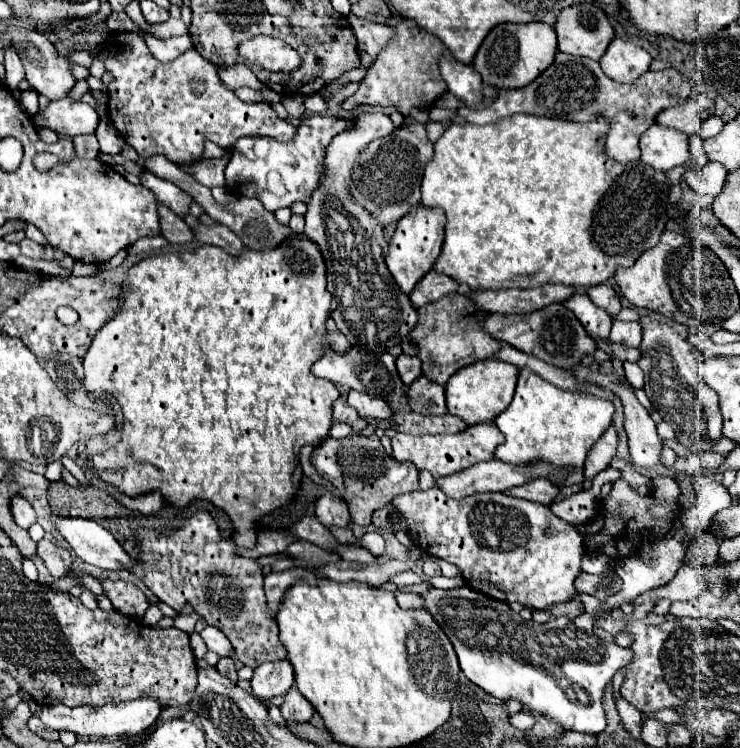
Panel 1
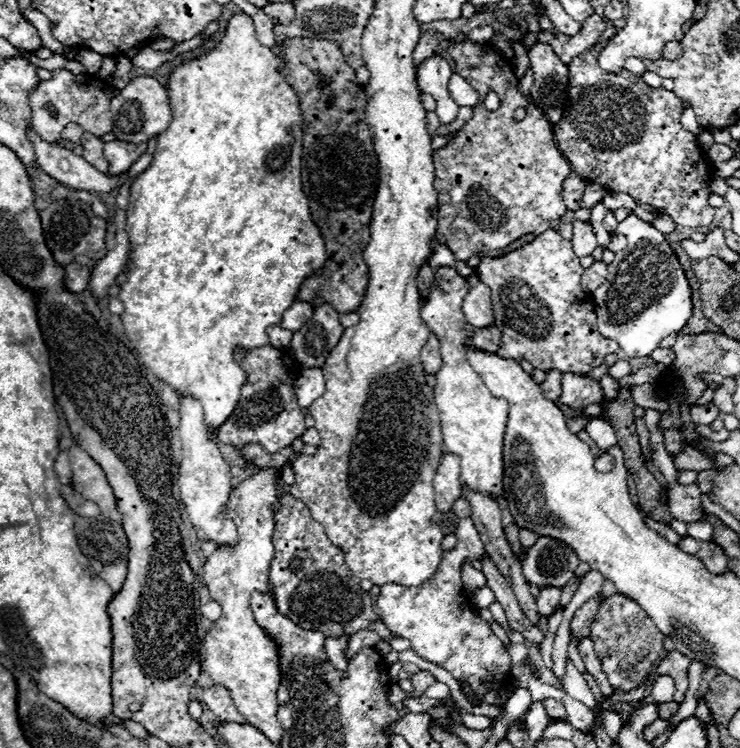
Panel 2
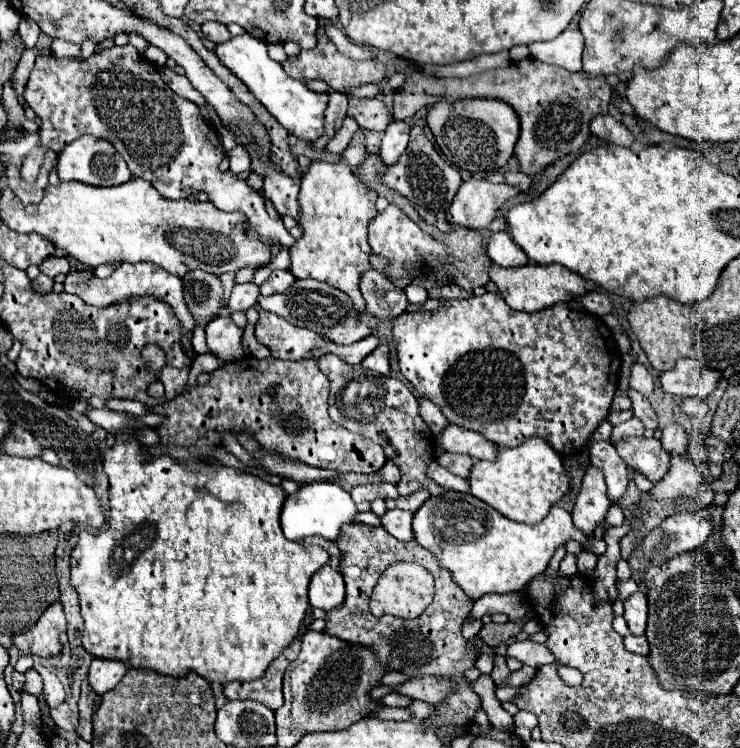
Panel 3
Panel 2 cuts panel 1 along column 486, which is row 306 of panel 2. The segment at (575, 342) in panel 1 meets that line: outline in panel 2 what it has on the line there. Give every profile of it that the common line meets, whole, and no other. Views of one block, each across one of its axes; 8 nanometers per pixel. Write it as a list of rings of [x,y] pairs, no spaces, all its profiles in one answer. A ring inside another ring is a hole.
[[[318,306],[314,308],[314,316],[298,332],[294,332],[288,352],[302,368],[324,366],[330,350],[344,334],[344,326],[338,316],[340,314],[332,306]]]

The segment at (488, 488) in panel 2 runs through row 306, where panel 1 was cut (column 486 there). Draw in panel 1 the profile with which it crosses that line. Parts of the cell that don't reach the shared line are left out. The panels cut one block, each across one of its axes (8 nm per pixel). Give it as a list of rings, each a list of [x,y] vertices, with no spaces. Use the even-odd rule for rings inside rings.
[[[480,422],[476,426],[468,426],[466,430],[458,434],[436,434],[436,436],[410,436],[404,432],[398,432],[392,438],[394,458],[398,462],[412,462],[418,470],[428,470],[434,478],[450,476],[454,472],[466,470],[478,462],[492,460],[496,446],[504,442],[504,434],[496,428],[492,422]]]

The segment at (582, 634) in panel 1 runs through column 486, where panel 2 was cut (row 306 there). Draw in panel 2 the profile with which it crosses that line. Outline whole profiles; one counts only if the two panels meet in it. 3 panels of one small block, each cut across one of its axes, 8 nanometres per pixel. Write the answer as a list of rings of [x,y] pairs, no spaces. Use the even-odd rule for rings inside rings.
[[[630,212],[618,224],[616,234],[626,234],[628,246],[608,264],[604,284],[592,292],[598,330],[602,336],[618,342],[628,358],[644,358],[658,348],[662,338],[678,334],[686,326],[692,316],[692,288],[668,240],[650,222]]]

